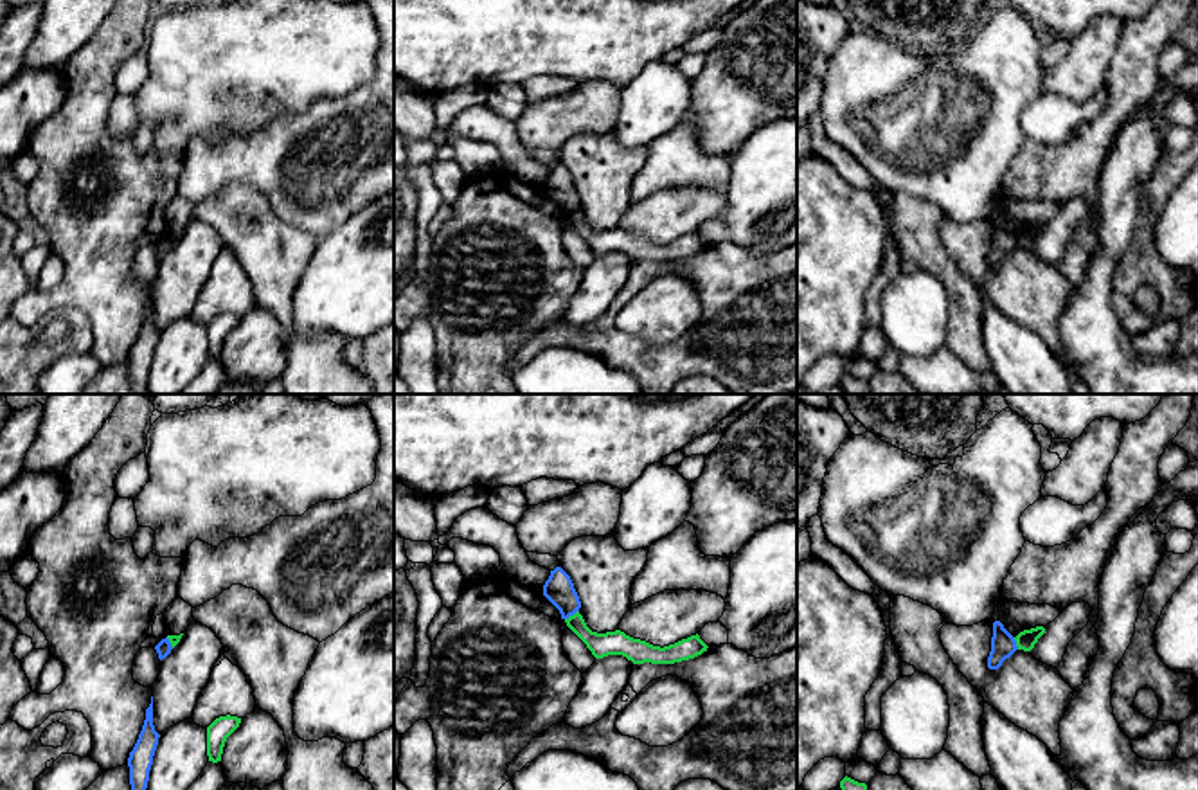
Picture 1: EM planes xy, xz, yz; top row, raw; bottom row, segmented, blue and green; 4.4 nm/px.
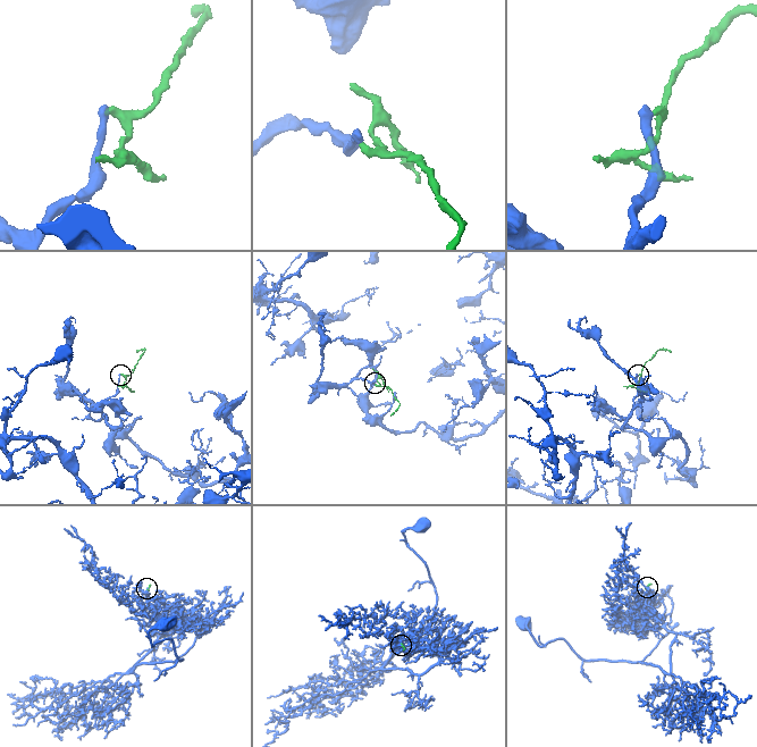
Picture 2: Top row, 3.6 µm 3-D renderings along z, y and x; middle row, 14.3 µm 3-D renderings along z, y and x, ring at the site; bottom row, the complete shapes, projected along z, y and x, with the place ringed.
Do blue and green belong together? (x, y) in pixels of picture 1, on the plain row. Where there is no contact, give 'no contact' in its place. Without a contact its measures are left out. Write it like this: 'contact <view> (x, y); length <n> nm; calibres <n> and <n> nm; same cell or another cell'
contact xz (571, 211); length 80 nm; calibres 140 and 110 nm; another cell

